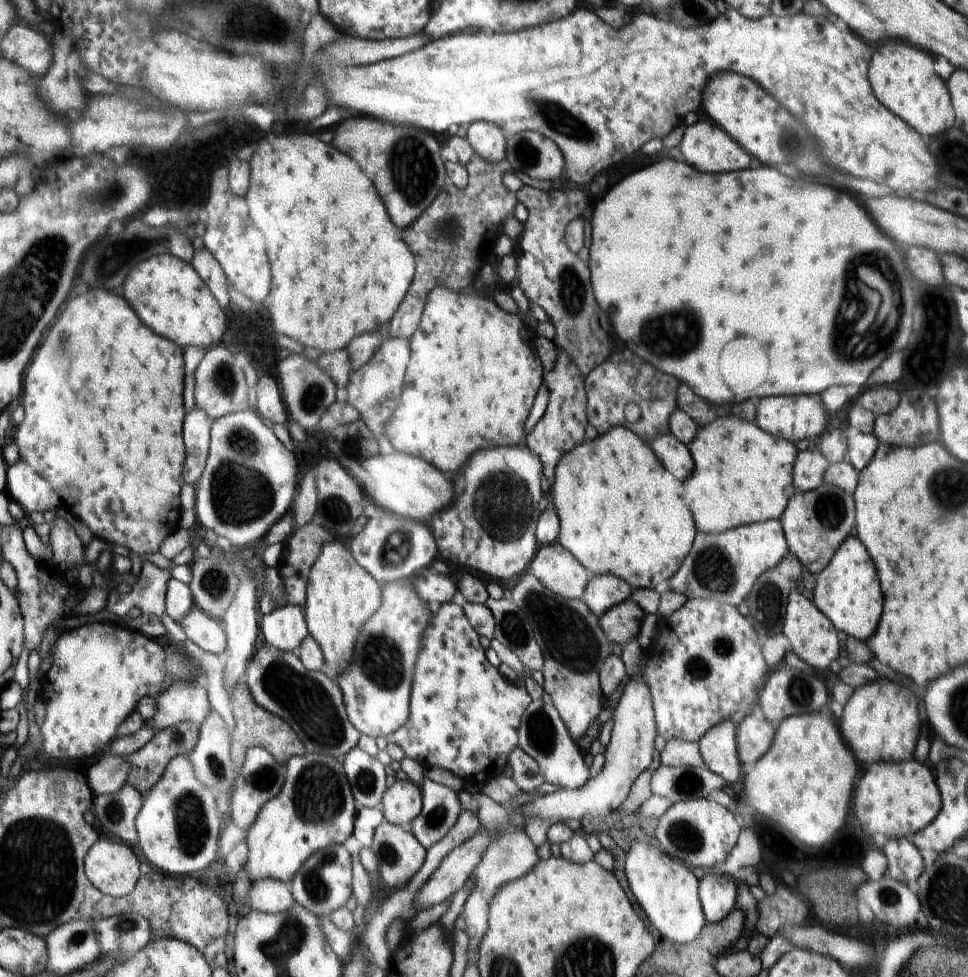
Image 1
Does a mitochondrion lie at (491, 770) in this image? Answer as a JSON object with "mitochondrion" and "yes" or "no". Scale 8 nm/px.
{"mitochondrion":"no"}

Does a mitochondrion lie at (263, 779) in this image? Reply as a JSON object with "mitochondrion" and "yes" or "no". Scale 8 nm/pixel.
{"mitochondrion":"yes"}

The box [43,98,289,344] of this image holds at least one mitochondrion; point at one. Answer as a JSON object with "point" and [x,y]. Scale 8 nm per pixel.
{"point":[120,257]}

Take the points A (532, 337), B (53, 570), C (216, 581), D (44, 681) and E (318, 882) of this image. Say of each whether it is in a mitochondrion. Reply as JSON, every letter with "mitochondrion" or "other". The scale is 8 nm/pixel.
{"A":"other","B":"other","C":"mitochondrion","D":"other","E":"mitochondrion"}

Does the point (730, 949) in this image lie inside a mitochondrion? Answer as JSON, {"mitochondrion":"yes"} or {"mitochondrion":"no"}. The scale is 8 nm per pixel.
{"mitochondrion":"no"}

